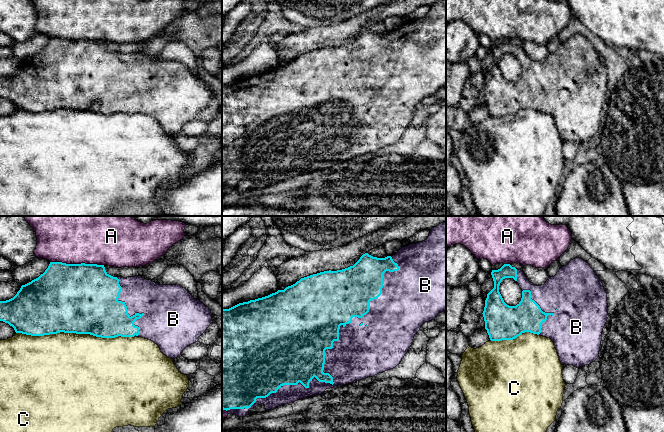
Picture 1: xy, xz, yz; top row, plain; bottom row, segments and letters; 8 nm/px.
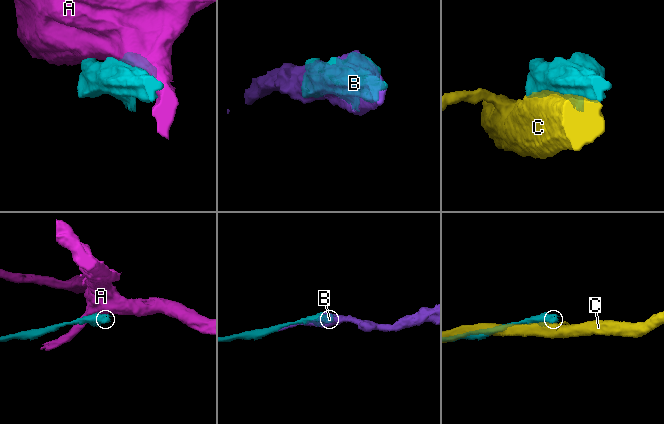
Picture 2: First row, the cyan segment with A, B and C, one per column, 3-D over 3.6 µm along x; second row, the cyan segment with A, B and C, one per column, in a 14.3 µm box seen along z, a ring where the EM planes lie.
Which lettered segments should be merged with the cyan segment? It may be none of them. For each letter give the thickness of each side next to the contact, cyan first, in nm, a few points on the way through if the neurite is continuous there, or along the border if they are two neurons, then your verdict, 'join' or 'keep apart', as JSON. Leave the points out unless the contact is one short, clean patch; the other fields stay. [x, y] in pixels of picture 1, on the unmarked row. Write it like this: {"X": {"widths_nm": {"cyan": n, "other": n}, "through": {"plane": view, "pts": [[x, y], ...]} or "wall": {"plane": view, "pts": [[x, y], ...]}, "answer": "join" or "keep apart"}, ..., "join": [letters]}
{"A": {"widths_nm": {"cyan": 500, "other": 320}, "answer": "keep apart"}, "B": {"widths_nm": {"cyan": 480, "other": 380}, "answer": "join"}, "C": {"widths_nm": {"cyan": 500, "other": 480}, "answer": "keep apart"}, "join": ["B"]}

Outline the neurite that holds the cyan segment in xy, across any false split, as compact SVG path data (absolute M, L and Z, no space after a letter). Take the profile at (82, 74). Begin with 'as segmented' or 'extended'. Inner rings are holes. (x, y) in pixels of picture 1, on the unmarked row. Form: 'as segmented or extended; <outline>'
extended; M50 38L48 44L38 54L31 58L22 61L17 70L6 77L0 77L0 97L8 99L12 102L16 109L22 109L31 112L44 112L50 110L76 109L90 110L101 114L121 113L142 113L153 117L157 120L161 128L168 134L175 135L180 132L183 126L191 120L198 118L199 113L206 107L212 97L212 89L201 77L196 76L185 64L180 61L159 61L151 56L142 54L141 52L134 53L113 53L109 51L104 41L97 40L66 40L62 38Z

